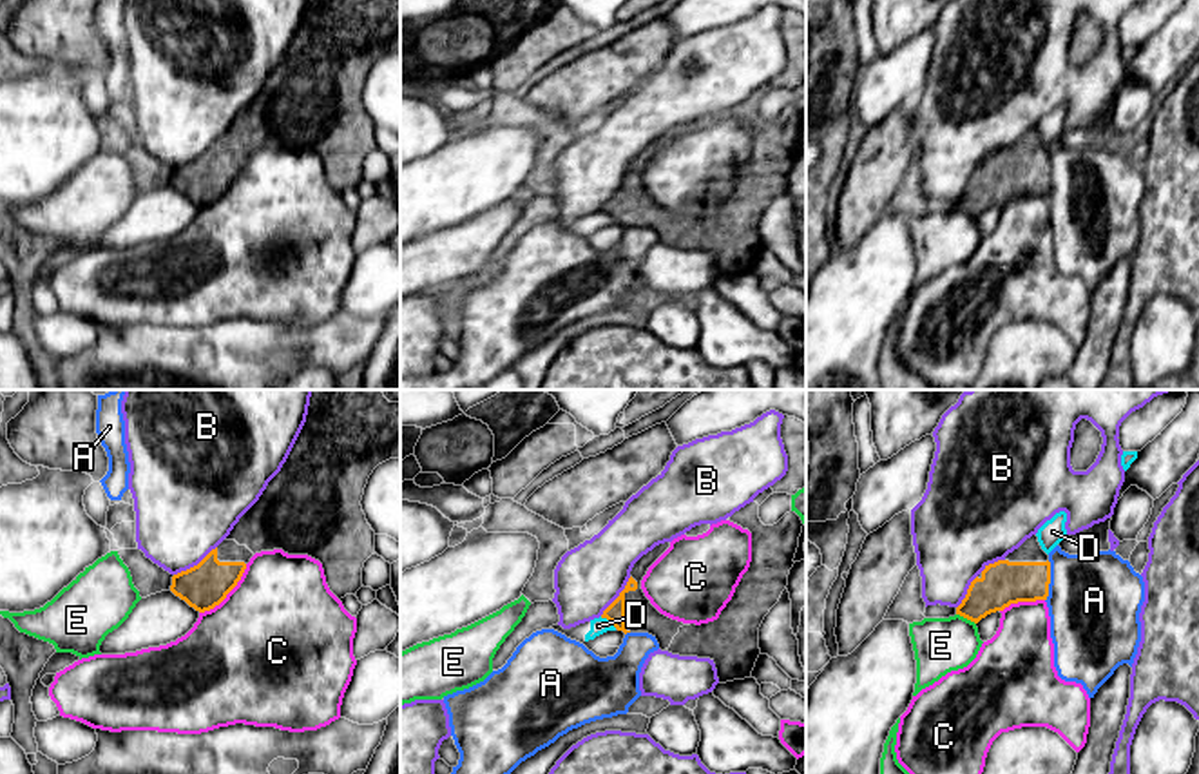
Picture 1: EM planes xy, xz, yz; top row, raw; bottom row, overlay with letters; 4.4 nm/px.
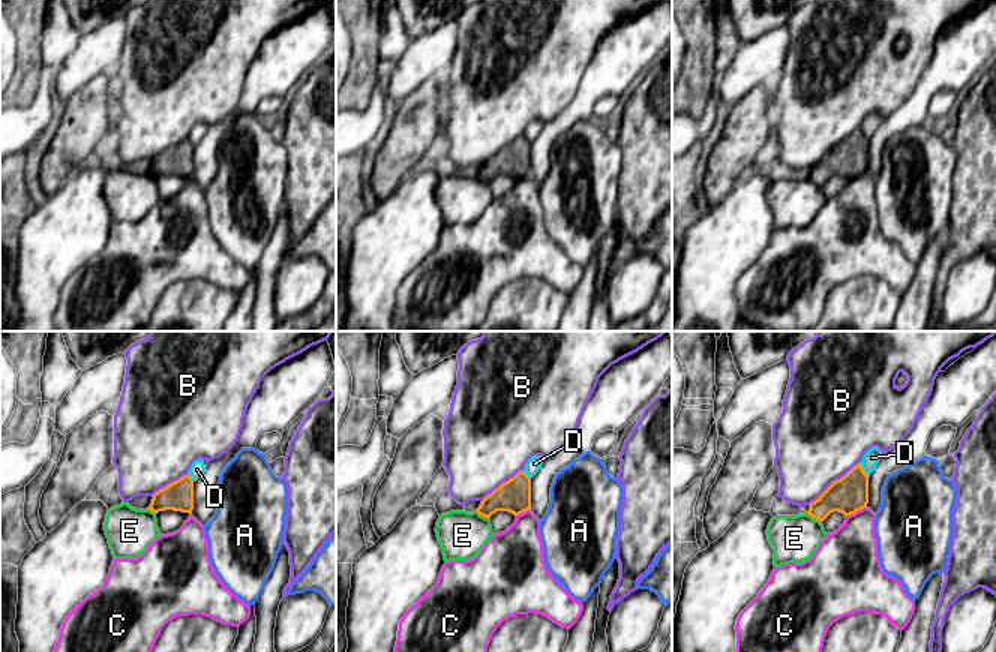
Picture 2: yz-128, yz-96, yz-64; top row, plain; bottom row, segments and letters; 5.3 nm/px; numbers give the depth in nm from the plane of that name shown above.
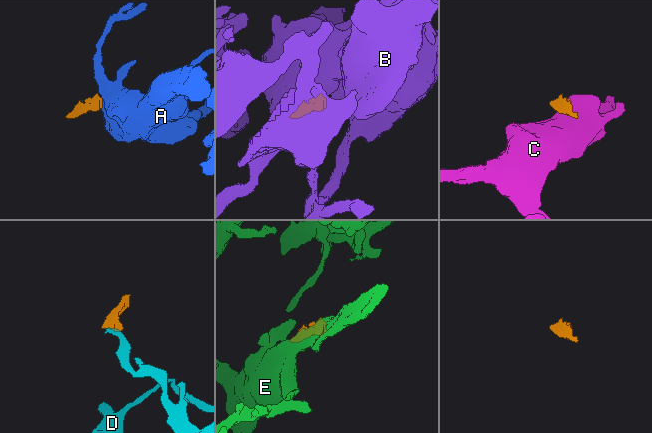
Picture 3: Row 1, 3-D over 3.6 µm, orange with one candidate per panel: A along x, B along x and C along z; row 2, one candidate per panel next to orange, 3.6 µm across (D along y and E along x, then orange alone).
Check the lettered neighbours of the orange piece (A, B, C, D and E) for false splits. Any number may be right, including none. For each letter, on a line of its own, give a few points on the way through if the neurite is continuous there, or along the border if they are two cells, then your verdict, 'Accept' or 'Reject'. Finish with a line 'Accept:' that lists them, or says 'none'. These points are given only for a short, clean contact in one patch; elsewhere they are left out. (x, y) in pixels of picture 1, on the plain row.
A: Boundary: yz (1049, 154), (1049, 189), (1045, 194). Reject
B: Reject
C: Reject
D: Boundary: xz (600, 211), (605, 211), (616, 222). Reject
E: Reject
Accept: none

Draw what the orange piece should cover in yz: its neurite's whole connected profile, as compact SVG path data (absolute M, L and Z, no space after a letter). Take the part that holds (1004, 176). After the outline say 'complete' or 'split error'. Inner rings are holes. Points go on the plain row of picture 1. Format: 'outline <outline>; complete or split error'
outline M1032 129L1003 154L985 160L971 176L956 208L978 218L1011 198L1047 194L1050 178L1049 149Z; split error

